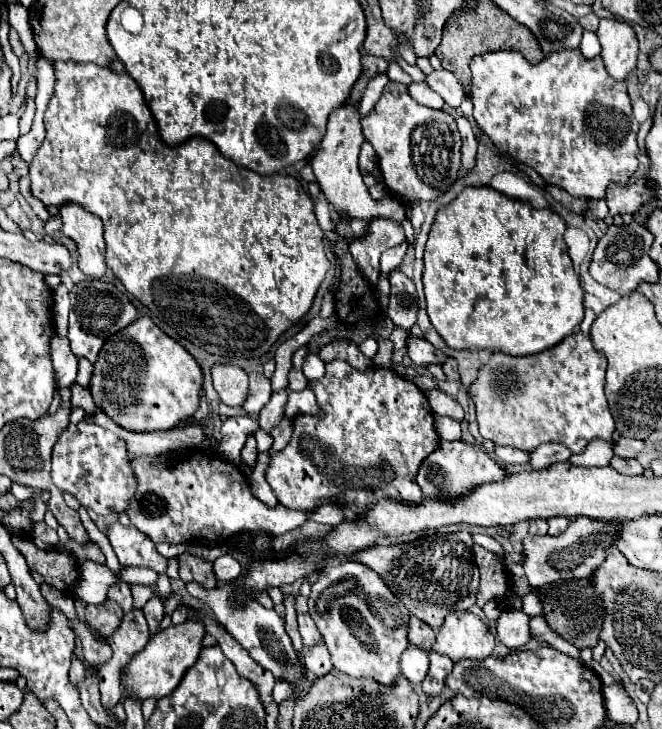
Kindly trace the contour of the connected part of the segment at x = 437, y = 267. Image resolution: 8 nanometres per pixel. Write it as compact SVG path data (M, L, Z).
M483 185L483 187L465 187L455 201L451 201L445 207L441 207L437 211L435 223L431 225L429 239L427 239L427 245L425 245L423 285L425 285L425 299L427 299L427 315L431 319L431 325L443 337L443 341L451 349L487 349L491 353L501 351L501 353L507 353L507 355L535 355L535 353L543 353L547 349L553 349L567 335L573 335L575 329L583 321L583 313L585 313L583 295L585 293L581 289L579 275L575 273L573 263L571 263L569 253L567 253L567 243L563 239L565 229L567 229L565 221L559 215L555 215L550 208L533 209L529 203L505 197L503 193L495 191L489 185Z

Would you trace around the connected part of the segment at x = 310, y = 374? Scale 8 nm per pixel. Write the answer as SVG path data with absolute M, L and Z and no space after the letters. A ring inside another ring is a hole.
M309 353L303 363L303 373L307 379L319 379L325 373L325 363L319 359L319 355Z

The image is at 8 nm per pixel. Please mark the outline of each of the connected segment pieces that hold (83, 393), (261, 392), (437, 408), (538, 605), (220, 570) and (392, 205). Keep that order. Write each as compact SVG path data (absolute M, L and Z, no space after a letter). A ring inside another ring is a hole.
M73 383L69 389L71 389L71 409L83 407L87 413L93 413L95 411L95 403L91 401L89 389L81 387L79 383Z
M251 373L249 375L249 397L243 405L243 409L249 415L259 415L259 411L269 403L271 399L271 379L267 379L261 373Z
M427 391L425 395L431 403L431 409L437 415L449 417L449 419L455 419L455 421L463 421L463 409L459 407L459 403L455 399L451 399L449 395L445 395L441 391Z
M533 589L529 595L523 597L523 611L525 611L529 617L543 615L543 603L541 603L541 595L539 595L537 589Z
M221 555L213 561L213 571L219 583L229 583L233 581L233 577L241 575L241 563L231 555Z
M343 105L337 111L331 113L329 123L327 123L327 133L319 145L319 149L313 153L309 165L315 171L317 183L321 185L321 191L325 193L325 199L333 207L333 211L341 217L347 219L375 219L383 217L393 221L395 225L401 225L405 219L405 205L399 199L385 197L381 201L371 199L367 185L363 183L361 171L357 167L357 155L363 145L363 133L361 133L361 123L357 115L357 107L353 105Z

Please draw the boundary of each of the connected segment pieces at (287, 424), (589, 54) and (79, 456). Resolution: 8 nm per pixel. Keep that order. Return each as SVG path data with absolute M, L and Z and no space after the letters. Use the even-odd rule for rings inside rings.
M283 419L281 421L281 425L279 425L279 429L275 431L275 433L271 433L271 437L273 437L273 447L271 447L271 451L269 453L277 453L277 451L283 451L285 449L285 445L289 443L289 437L291 437L291 419Z
M583 31L583 41L581 41L581 47L579 47L579 49L581 49L583 57L587 57L587 59L597 57L597 55L601 53L597 35L595 35L595 33L591 33L591 31Z
M85 421L77 425L69 423L59 435L59 441L53 447L51 477L61 491L71 493L85 509L103 517L127 511L137 493L137 479L131 467L127 443L115 433Z

